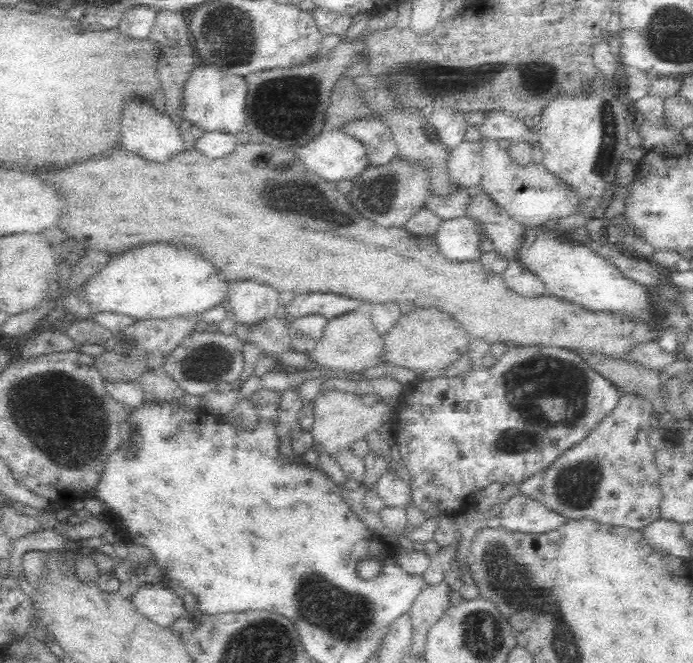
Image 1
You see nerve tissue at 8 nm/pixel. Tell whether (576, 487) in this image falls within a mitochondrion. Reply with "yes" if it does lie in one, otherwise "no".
yes

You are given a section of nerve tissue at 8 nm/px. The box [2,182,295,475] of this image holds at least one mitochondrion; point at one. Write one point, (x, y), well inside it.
(51, 408)

